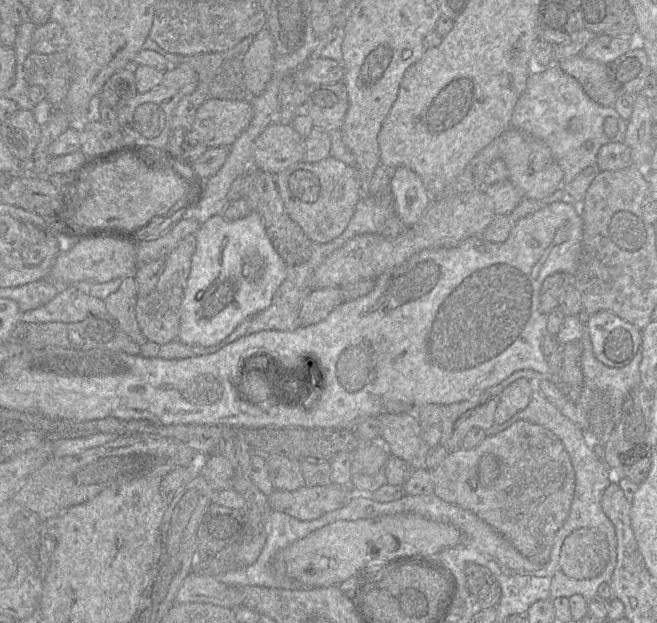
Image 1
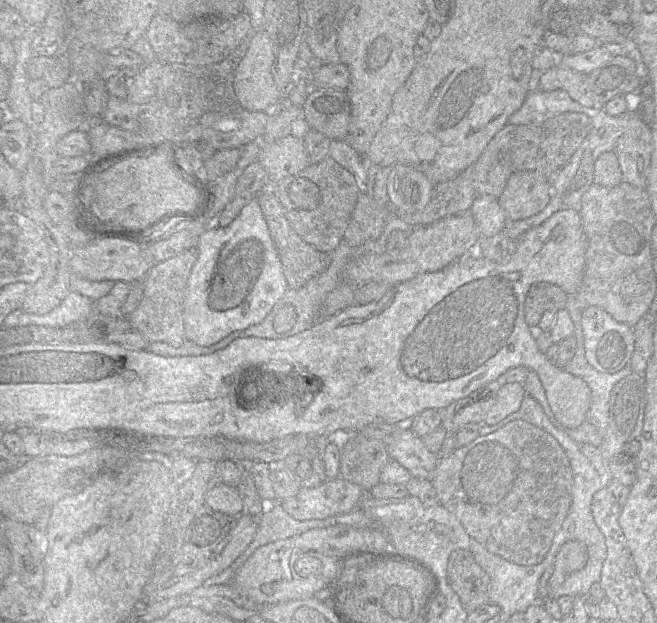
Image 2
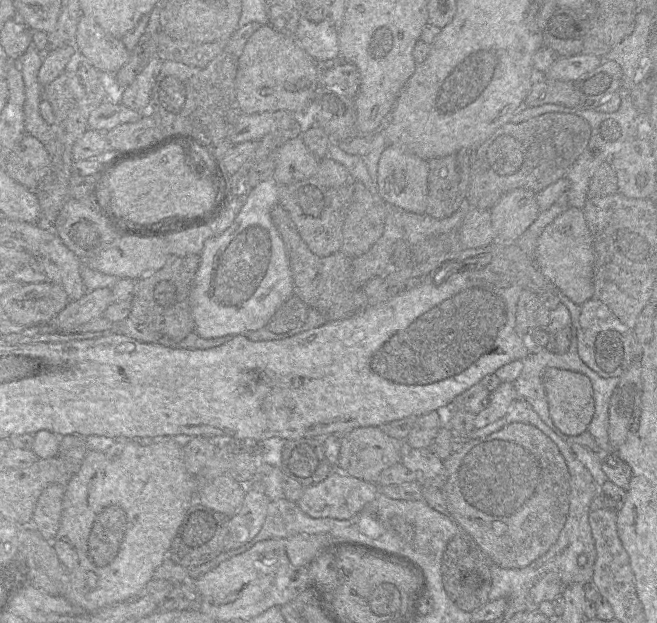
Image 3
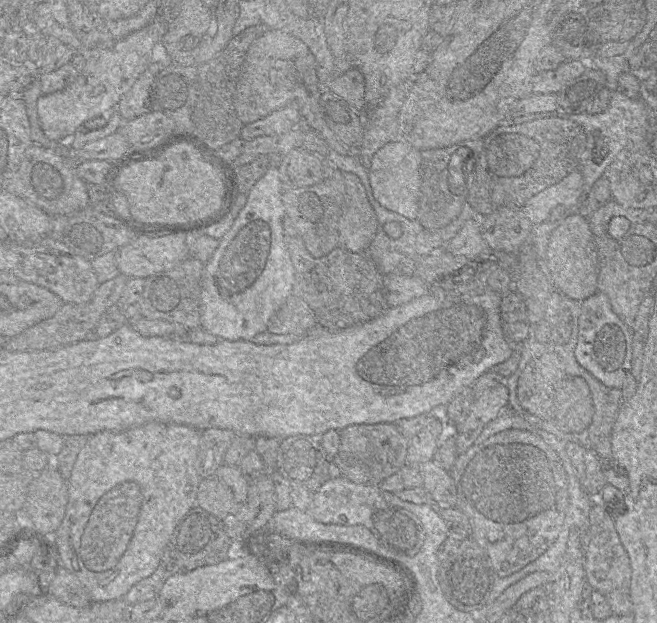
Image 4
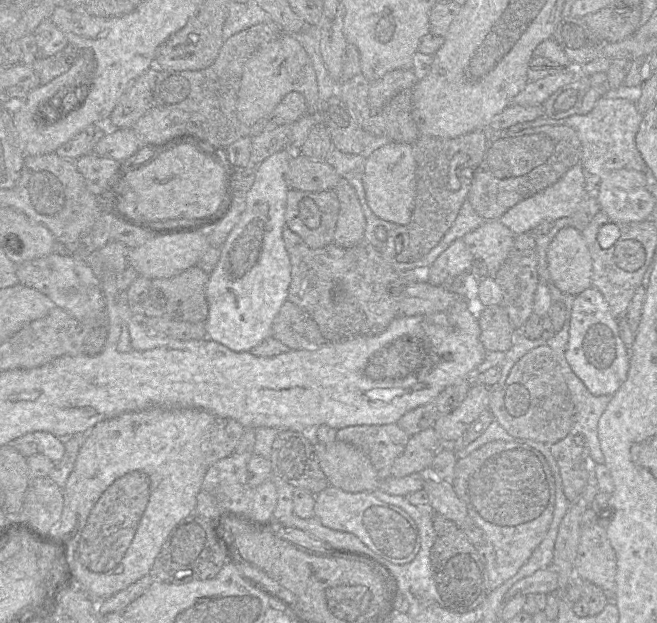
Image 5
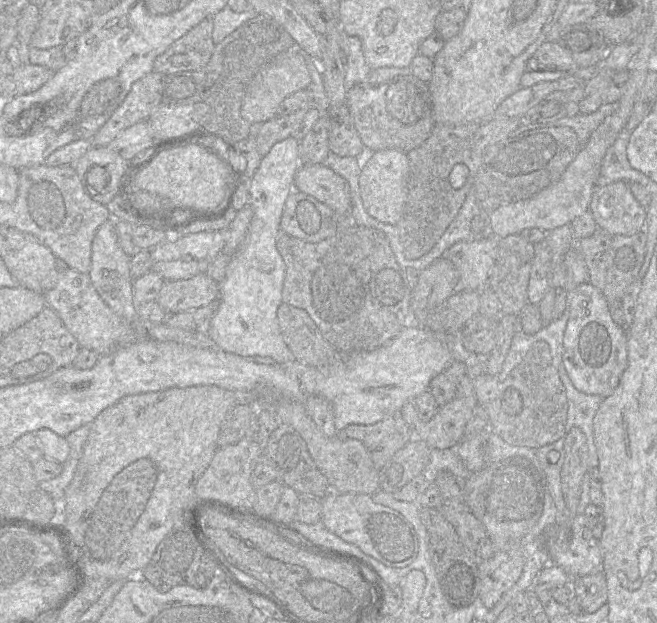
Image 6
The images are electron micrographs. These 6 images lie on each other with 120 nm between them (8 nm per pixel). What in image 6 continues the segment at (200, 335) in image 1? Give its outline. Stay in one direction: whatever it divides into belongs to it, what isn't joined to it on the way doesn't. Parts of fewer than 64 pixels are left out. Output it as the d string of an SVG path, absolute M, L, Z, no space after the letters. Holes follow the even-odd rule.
M288 137L277 142L270 151L261 159L260 165L249 180L248 205L253 210L253 217L248 226L244 241L231 256L230 263L226 267L223 281L219 284L219 307L211 319L208 336L219 349L249 358L254 356L269 357L277 364L293 361L292 353L286 346L281 335L277 310L282 304L282 287L285 278L285 263L277 250L277 238L281 233L280 223L284 205L288 195L292 192L294 179L299 162L299 140Z

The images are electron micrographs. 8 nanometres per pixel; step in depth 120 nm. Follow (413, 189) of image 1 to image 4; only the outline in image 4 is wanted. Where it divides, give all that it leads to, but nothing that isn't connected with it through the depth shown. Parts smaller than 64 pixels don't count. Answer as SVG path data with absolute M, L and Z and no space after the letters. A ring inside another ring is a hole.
M404 140L391 141L372 157L369 182L376 201L407 219L417 219L421 188L421 151Z

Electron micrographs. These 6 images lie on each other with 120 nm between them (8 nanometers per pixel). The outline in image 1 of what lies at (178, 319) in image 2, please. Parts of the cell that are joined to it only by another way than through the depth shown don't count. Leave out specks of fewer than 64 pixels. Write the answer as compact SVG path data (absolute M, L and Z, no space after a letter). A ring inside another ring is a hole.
M195 235L186 236L167 257L165 269L156 287L145 297L138 298L135 314L140 330L148 341L167 344L178 338L181 304L190 274L191 260L196 248Z

